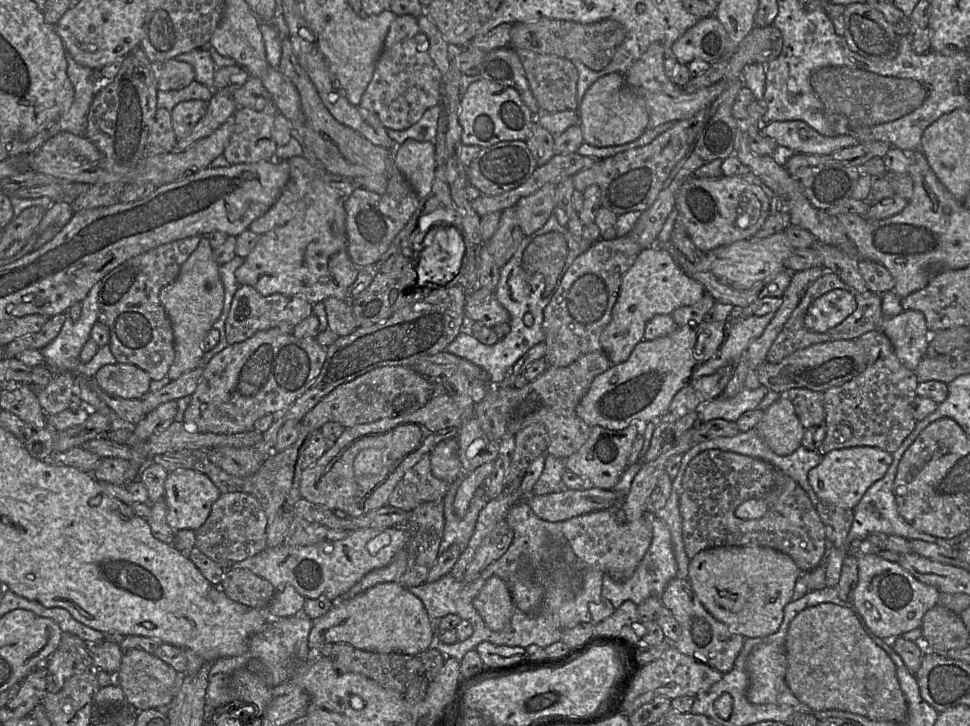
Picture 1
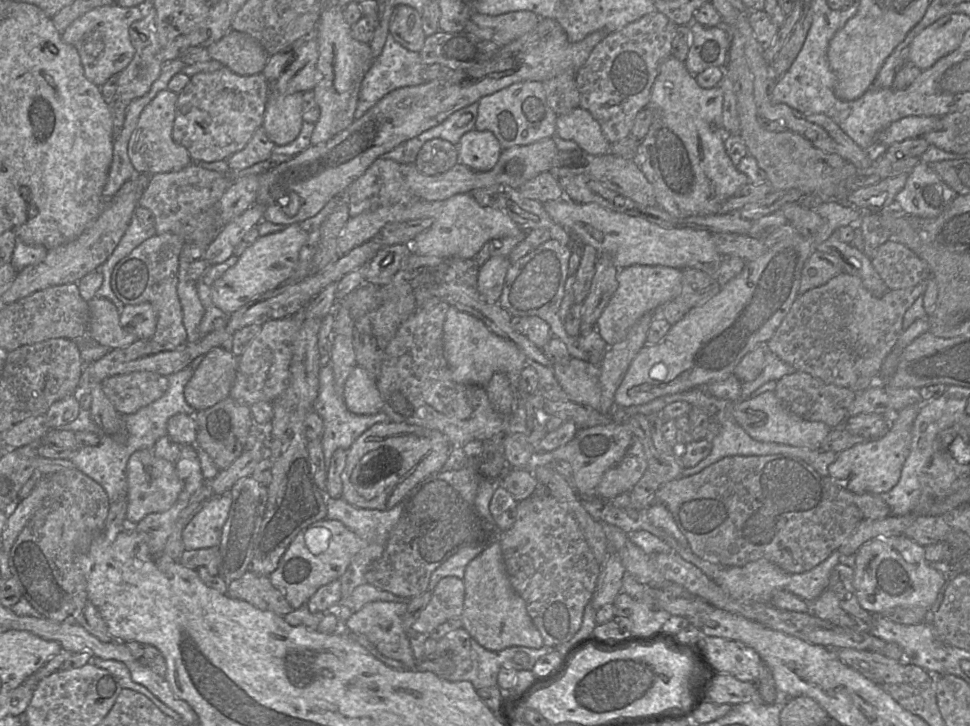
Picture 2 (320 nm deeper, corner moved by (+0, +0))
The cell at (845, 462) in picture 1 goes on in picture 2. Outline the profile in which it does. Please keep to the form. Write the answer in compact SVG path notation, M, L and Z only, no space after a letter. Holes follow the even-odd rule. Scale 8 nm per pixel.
M919 403L911 404L892 415L890 430L883 437L866 439L840 452L828 467L829 476L853 493L882 494L891 490L899 481L903 464L909 455L911 428L920 406Z

